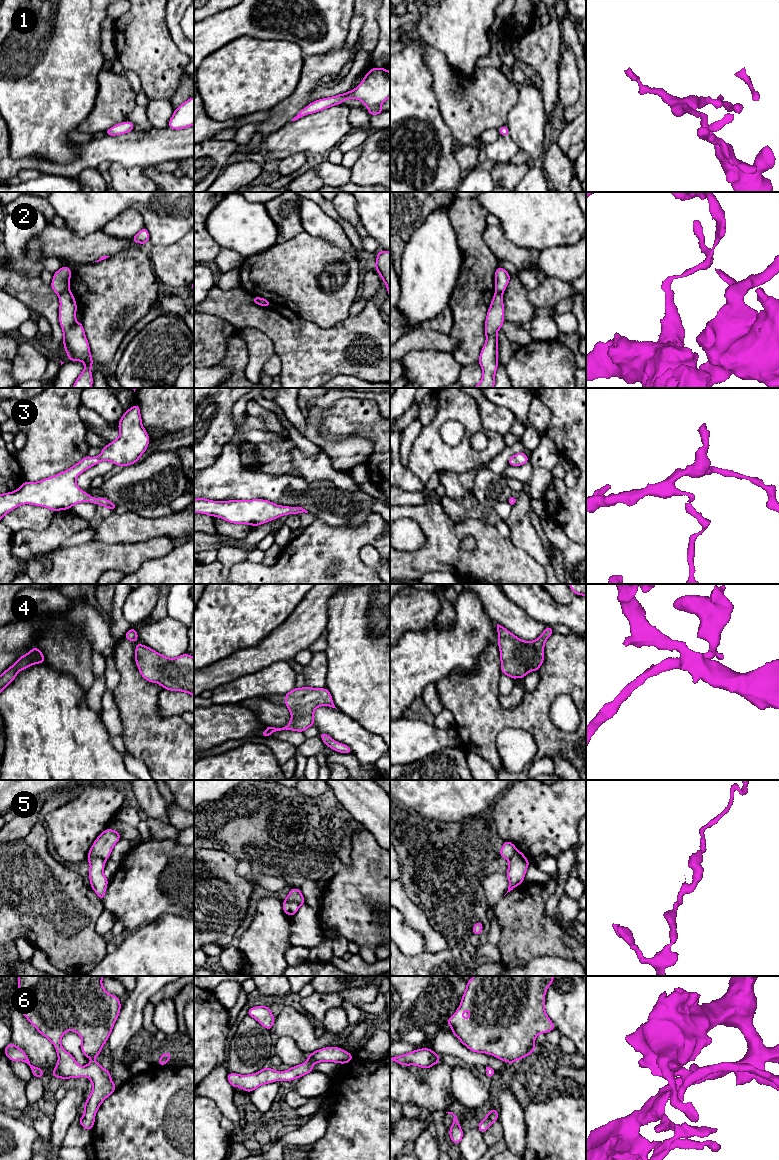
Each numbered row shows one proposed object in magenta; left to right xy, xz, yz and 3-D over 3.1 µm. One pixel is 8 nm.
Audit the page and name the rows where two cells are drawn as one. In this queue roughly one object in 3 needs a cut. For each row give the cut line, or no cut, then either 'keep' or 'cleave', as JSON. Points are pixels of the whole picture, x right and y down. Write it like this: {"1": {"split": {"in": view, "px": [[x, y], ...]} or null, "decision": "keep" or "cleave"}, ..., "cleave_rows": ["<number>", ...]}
{"1": {"split": null, "decision": "keep"}, "2": {"split": {"in": "xy", "px": [[68, 289], [58, 295]]}, "decision": "cleave"}, "3": {"split": null, "decision": "keep"}, "4": {"split": null, "decision": "keep"}, "5": {"split": {"in": "xy", "px": [[88, 854], [99, 856], [104, 860]]}, "decision": "cleave"}, "6": {"split": null, "decision": "keep"}, "cleave_rows": ["2", "5"]}

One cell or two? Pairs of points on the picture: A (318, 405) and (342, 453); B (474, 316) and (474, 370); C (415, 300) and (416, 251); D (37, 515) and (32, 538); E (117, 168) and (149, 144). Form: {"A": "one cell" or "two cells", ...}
{"A": "one cell", "B": "two cells", "C": "one cell", "D": "two cells", "E": "two cells"}

